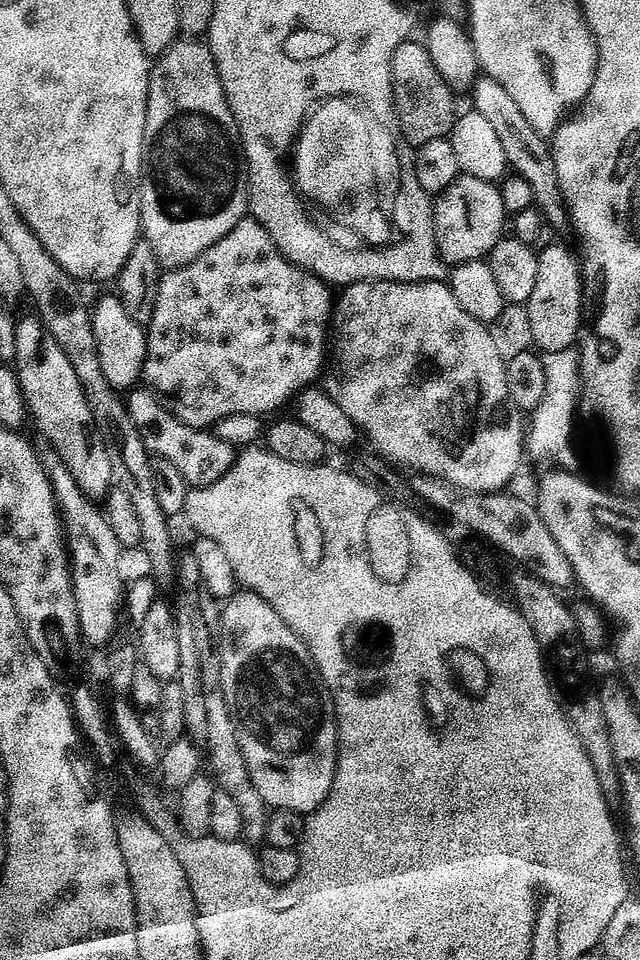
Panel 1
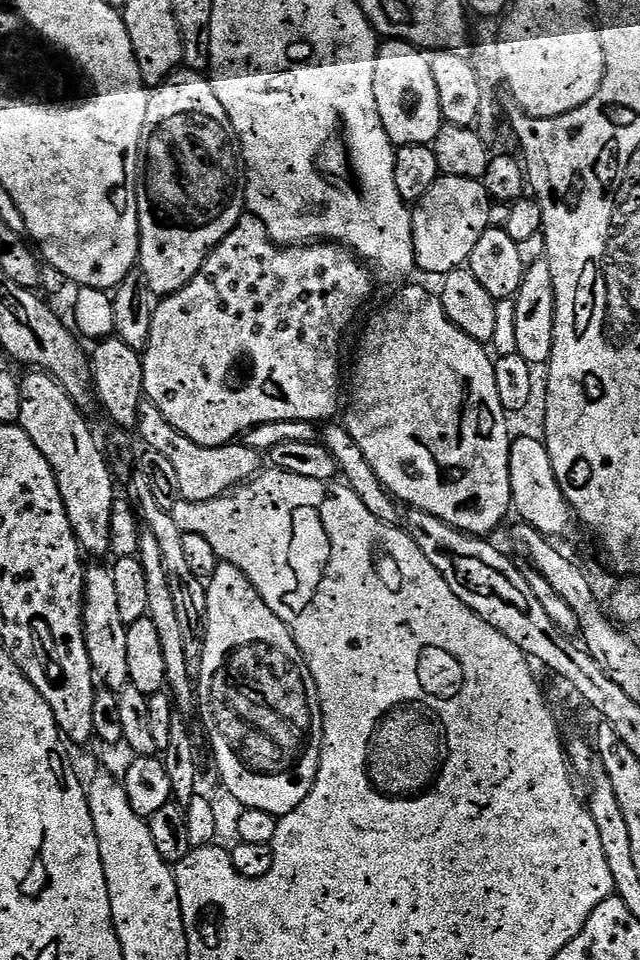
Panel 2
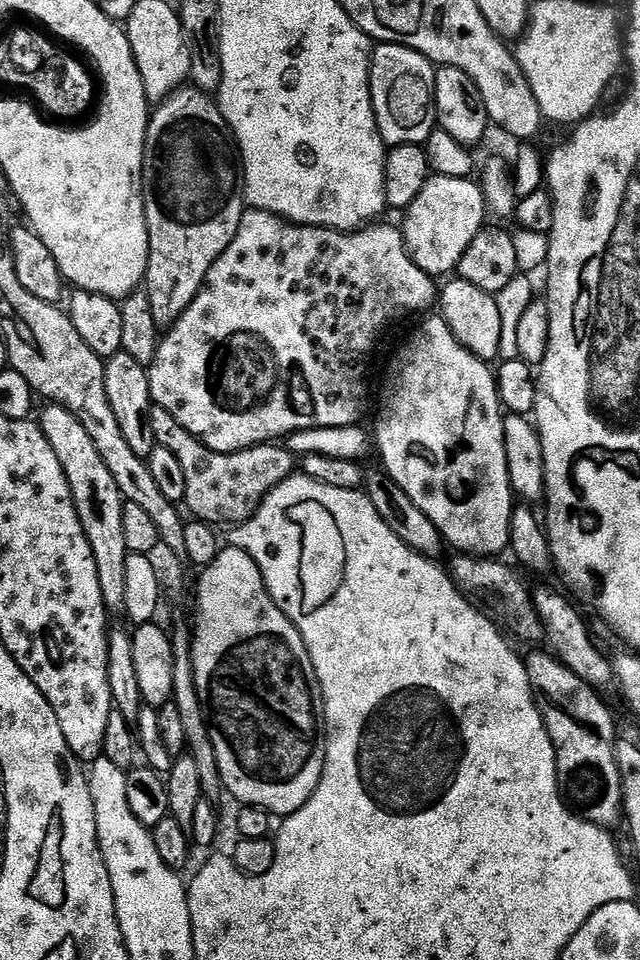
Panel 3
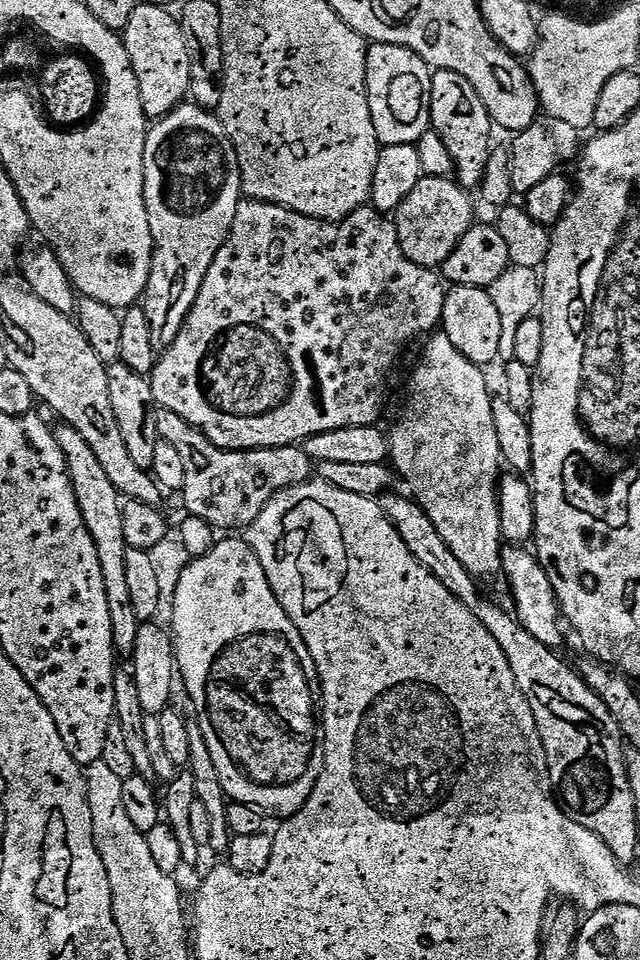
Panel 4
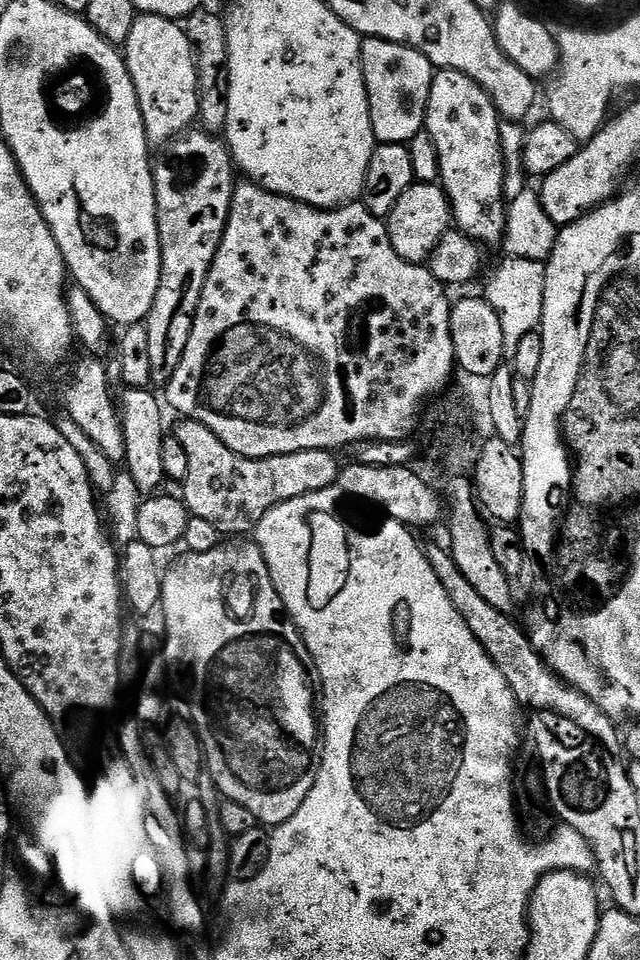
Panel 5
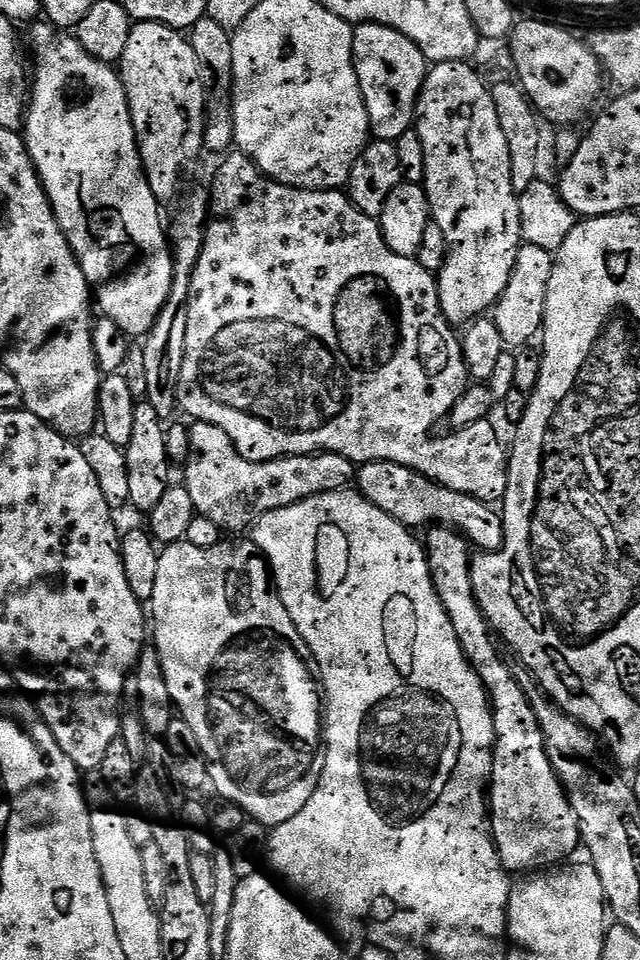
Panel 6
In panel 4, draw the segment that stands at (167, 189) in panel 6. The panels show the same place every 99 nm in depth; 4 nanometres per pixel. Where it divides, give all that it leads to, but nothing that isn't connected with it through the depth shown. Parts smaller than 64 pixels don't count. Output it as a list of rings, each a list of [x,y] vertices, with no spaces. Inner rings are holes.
[[[137,3],[134,14],[130,14],[130,22],[123,30],[122,39],[138,82],[145,117],[155,122],[185,103],[190,86],[190,54],[186,50],[186,38],[182,38],[179,19],[156,4]]]

